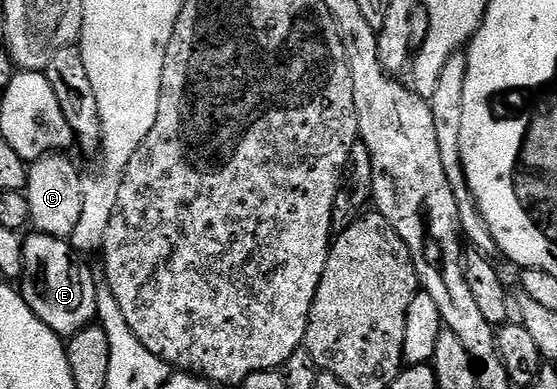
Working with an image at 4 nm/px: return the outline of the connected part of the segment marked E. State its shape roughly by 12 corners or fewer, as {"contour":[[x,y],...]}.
{"contour":[[23,240],[18,290],[61,337],[96,315],[96,279],[71,242]]}

